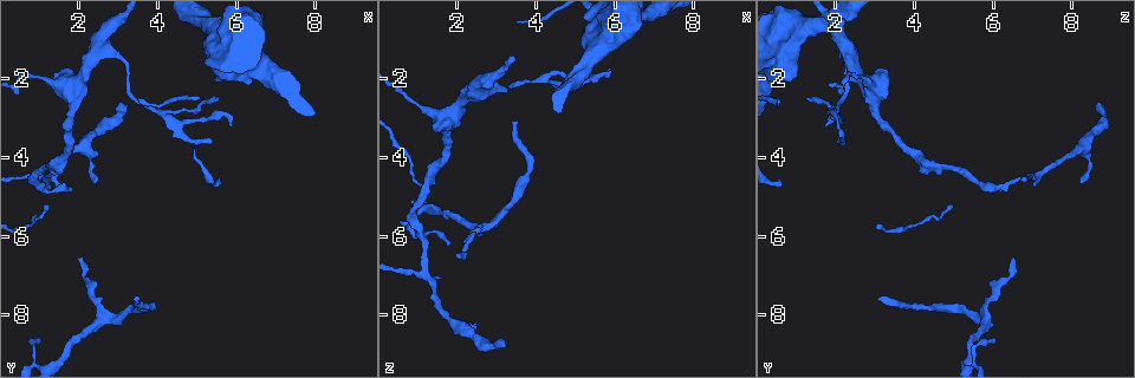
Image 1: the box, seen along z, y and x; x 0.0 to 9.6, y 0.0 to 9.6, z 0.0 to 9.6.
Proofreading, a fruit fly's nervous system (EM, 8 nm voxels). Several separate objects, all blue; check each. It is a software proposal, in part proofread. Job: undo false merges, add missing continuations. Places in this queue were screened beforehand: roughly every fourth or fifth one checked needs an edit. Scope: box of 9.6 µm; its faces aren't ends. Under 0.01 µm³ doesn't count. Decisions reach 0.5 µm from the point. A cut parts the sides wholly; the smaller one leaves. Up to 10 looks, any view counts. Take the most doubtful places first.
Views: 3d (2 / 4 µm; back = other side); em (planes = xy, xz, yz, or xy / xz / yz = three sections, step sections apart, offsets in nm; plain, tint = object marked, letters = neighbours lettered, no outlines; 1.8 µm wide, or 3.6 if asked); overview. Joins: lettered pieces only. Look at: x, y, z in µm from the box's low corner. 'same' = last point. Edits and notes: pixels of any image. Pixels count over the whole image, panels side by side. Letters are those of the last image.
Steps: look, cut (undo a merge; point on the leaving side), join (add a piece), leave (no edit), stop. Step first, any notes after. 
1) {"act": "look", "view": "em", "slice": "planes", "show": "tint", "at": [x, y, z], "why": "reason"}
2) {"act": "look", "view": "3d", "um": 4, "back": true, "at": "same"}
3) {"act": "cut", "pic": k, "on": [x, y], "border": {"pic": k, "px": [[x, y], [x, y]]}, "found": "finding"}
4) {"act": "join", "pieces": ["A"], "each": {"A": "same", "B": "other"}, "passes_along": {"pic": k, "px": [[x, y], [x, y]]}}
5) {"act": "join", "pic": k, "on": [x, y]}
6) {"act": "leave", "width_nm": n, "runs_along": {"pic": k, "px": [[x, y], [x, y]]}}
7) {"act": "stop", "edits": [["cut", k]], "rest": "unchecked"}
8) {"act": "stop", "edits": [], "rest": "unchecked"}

{"act": "look", "view": "em", "slice": "planes", "show": "letters", "at": [3.40, 7.60, 3.10], "why": "thin end"}

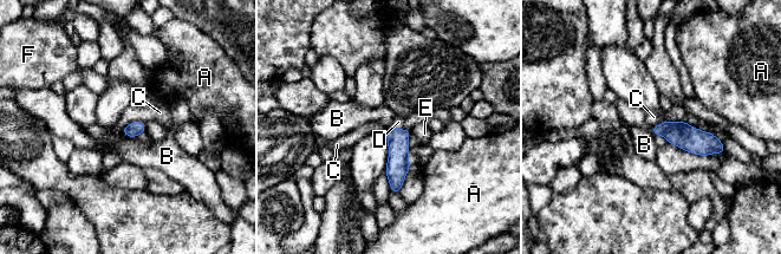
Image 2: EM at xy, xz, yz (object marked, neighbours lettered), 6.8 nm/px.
{"act": "join", "pieces": ["D"], "each": {"A": "other", "B": "other", "C": "other", "D": "same", "E": "other", "F": "other"}, "found": "it goes on there"}

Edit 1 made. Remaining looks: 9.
{"act": "look", "view": "overview", "why": "see it whole again"}

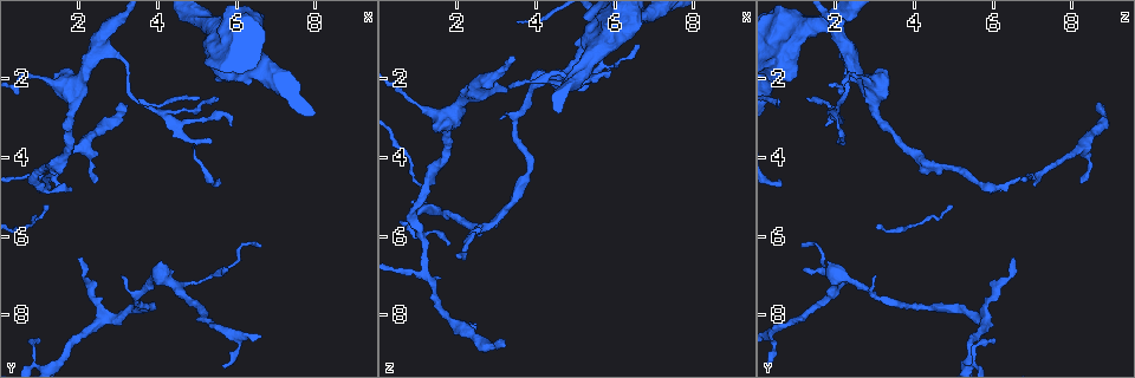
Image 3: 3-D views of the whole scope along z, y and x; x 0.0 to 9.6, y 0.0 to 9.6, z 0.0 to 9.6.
{"act": "look", "view": "3d", "um": 4, "back": true, "at": [2.05, 6.50, 6.50], "why": "free end"}

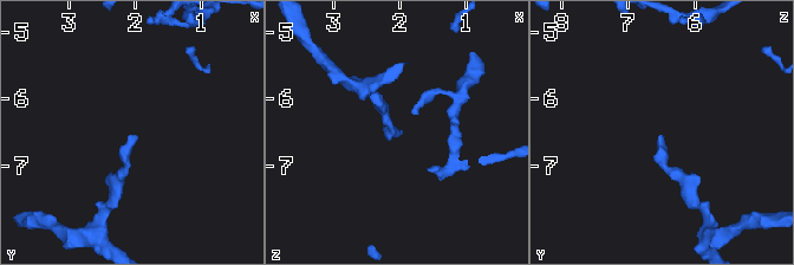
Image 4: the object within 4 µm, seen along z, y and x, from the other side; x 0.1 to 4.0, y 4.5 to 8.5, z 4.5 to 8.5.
{"act": "look", "view": "em", "slice": "planes", "show": "letters", "at": [2.00, 6.55, 6.50], "why": "shape alone is not enough"}

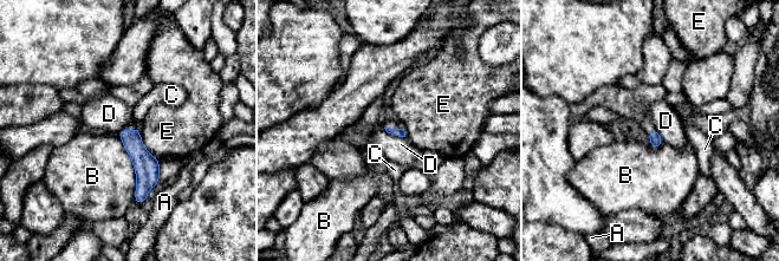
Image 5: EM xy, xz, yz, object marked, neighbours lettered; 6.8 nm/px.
{"act": "leave", "each": {"A": "other", "B": "other", "C": "other", "D": "other", "E": "other"}, "border": {"pic": 5, "px": [[383, 128], [388, 132], [404, 137]]}, "found": "no lettered piece goes on from it"}

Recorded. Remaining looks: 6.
{"act": "look", "view": "3d", "um": 4, "back": true, "at": [2.55, 1.10, 2.20], "why": "side arm on a straight run"}

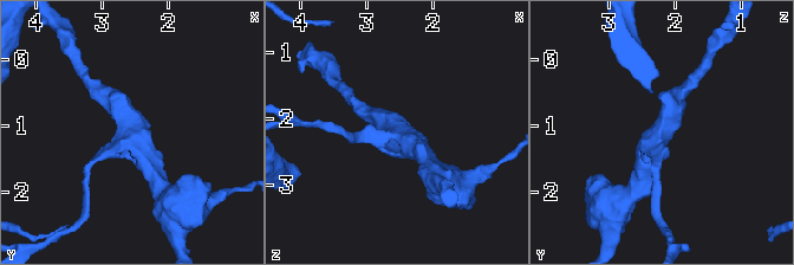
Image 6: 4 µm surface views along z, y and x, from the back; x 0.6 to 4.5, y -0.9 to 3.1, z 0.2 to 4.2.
{"act": "look", "view": "em", "slice": "planes", "show": "letters", "at": [2.50, 1.15, 2.15], "arms": 3, "why": "shape alone is not enough"}

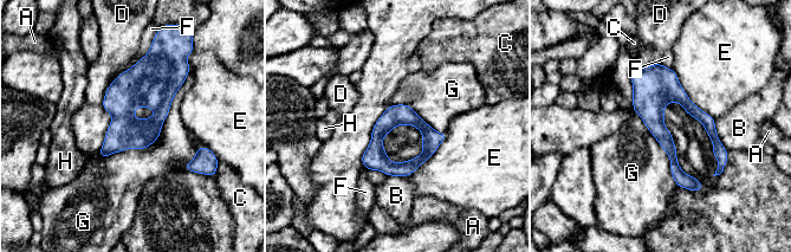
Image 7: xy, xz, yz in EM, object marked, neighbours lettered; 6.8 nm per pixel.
{"act": "leave", "width_nm": 140, "each": {"A": "other", "B": "other", "C": "other", "D": "other", "E": "other", "F": "other", "G": "other", "H": "other"}, "runs_along": {"pic": 7, "px": [[636, 71], [710, 126], [723, 160]]}, "found": "continuous, no second cell"}

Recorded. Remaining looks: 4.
{"act": "look", "view": "em", "um": 3.6, "slice": "yz", "step": 16, "show": "tint", "at": [5.70, 1.00, 0.95], "why": "sharp bend"}

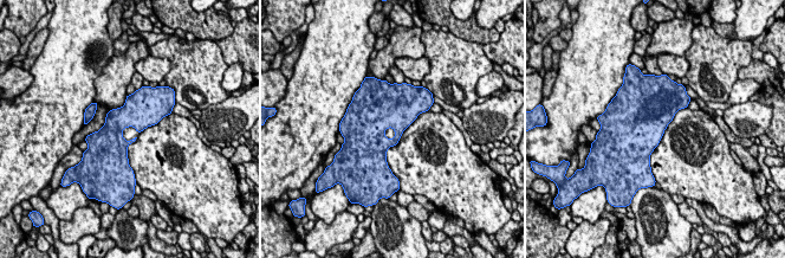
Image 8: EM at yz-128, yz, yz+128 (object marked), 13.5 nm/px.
{"act": "look", "view": "em", "um": 3.6, "slice": "planes", "show": "letters", "at": "same", "why": "cut it another way"}

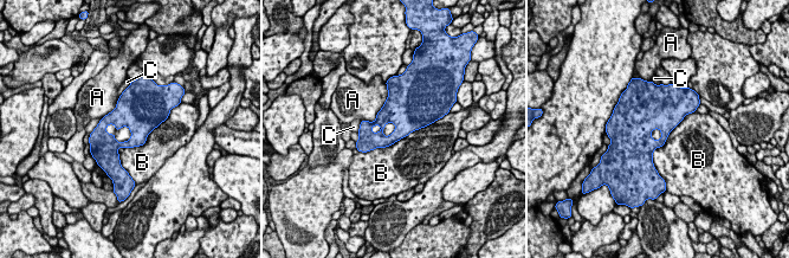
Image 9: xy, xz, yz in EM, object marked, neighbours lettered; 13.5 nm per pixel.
{"act": "leave", "longest_contact_nm": ["B", 950], "each": {"A": "other", "B": "other", "C": "other"}, "border": {"pic": 9, "px": [[168, 116], [118, 148], [124, 169]]}, "found": "all the same cell"}

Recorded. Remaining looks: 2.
{"act": "stop", "edits": [["join", 2]], "rest": "unchecked"}

